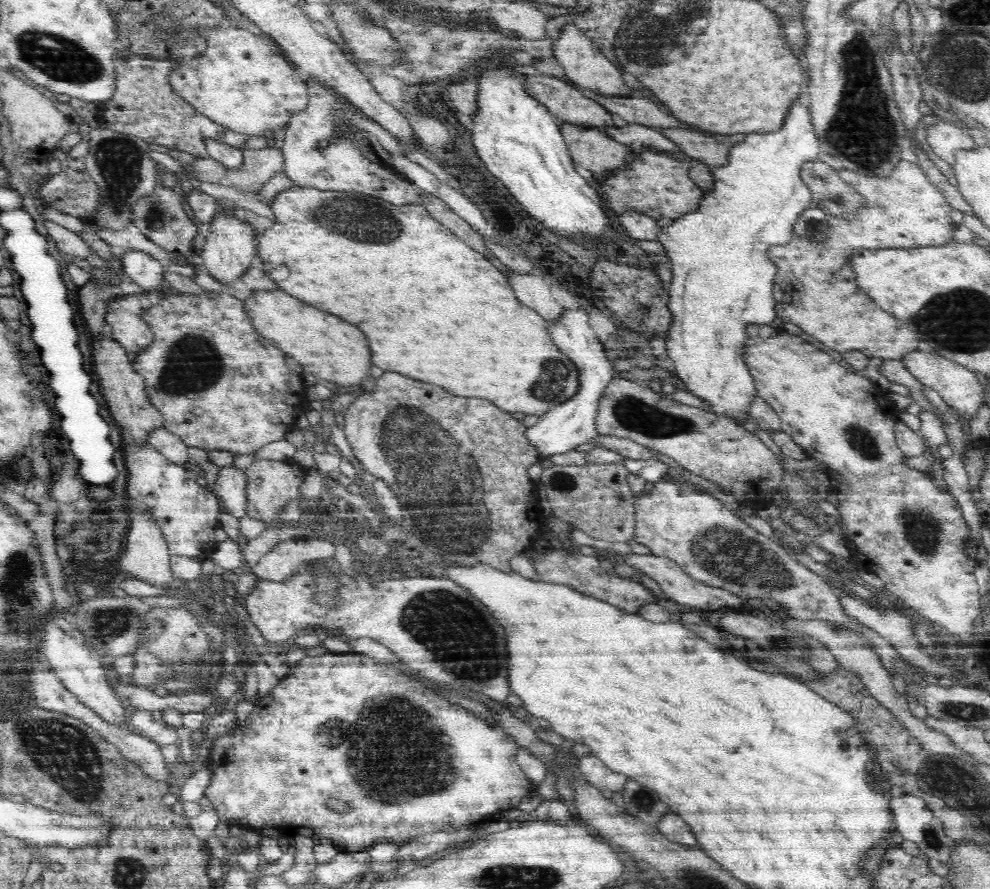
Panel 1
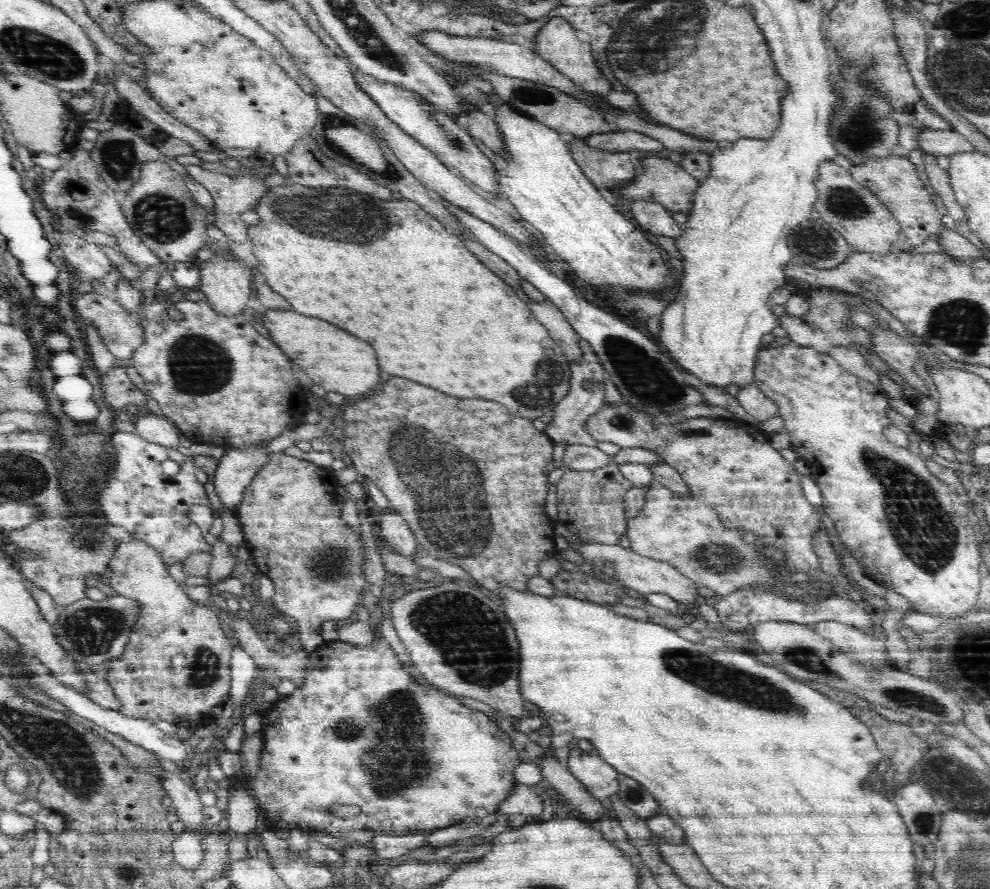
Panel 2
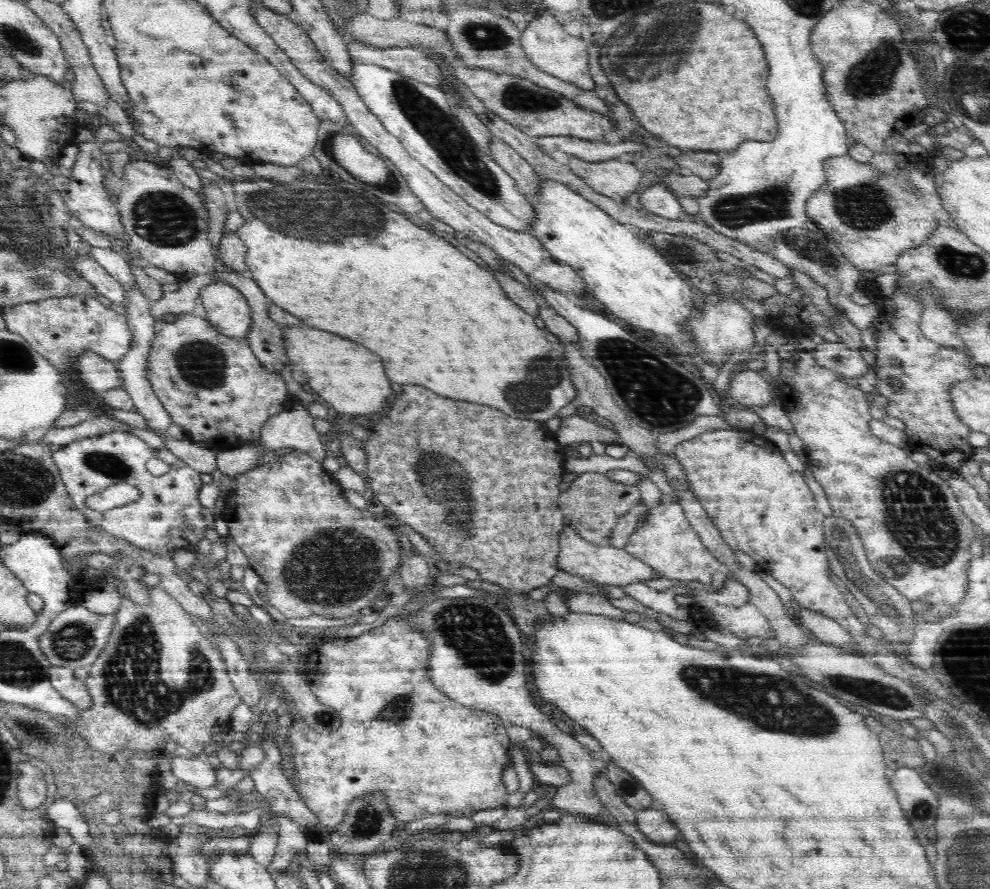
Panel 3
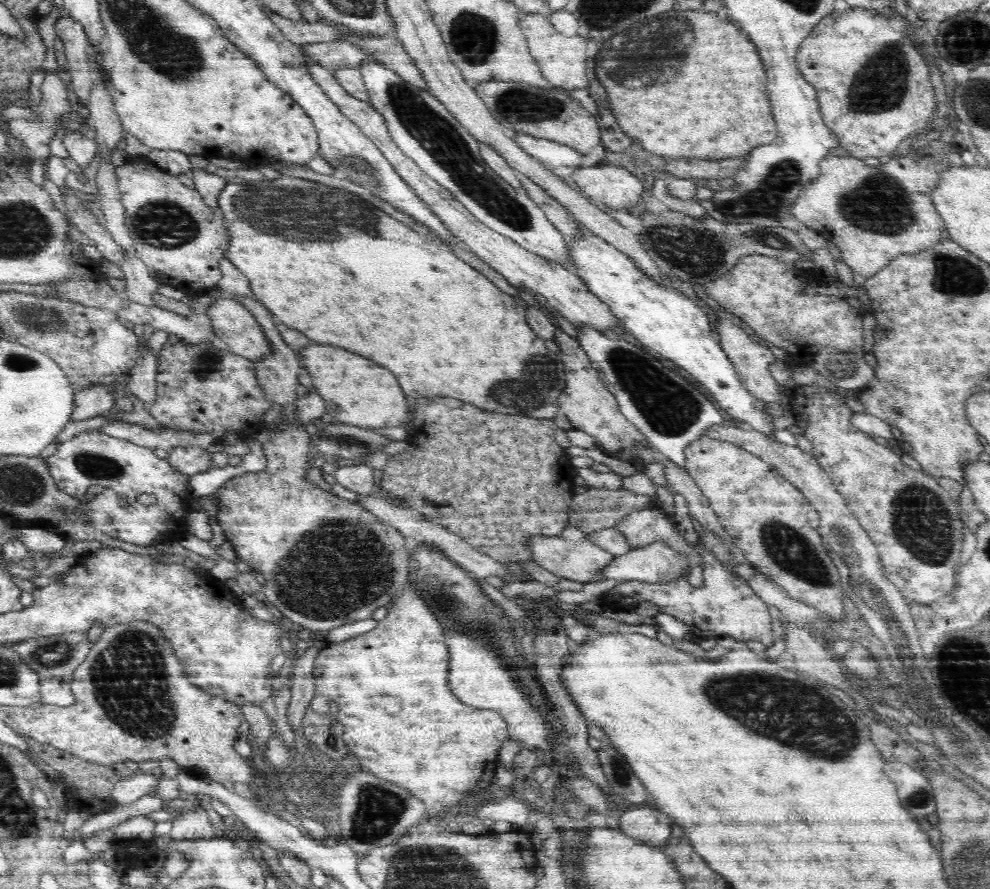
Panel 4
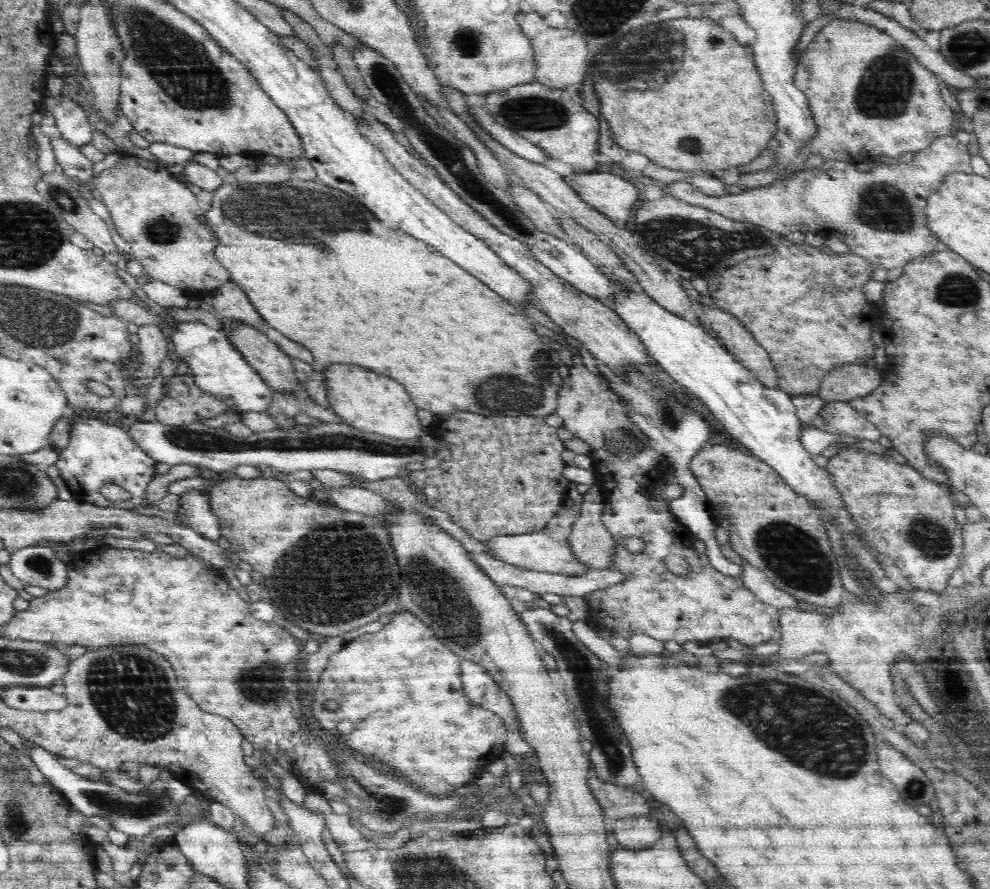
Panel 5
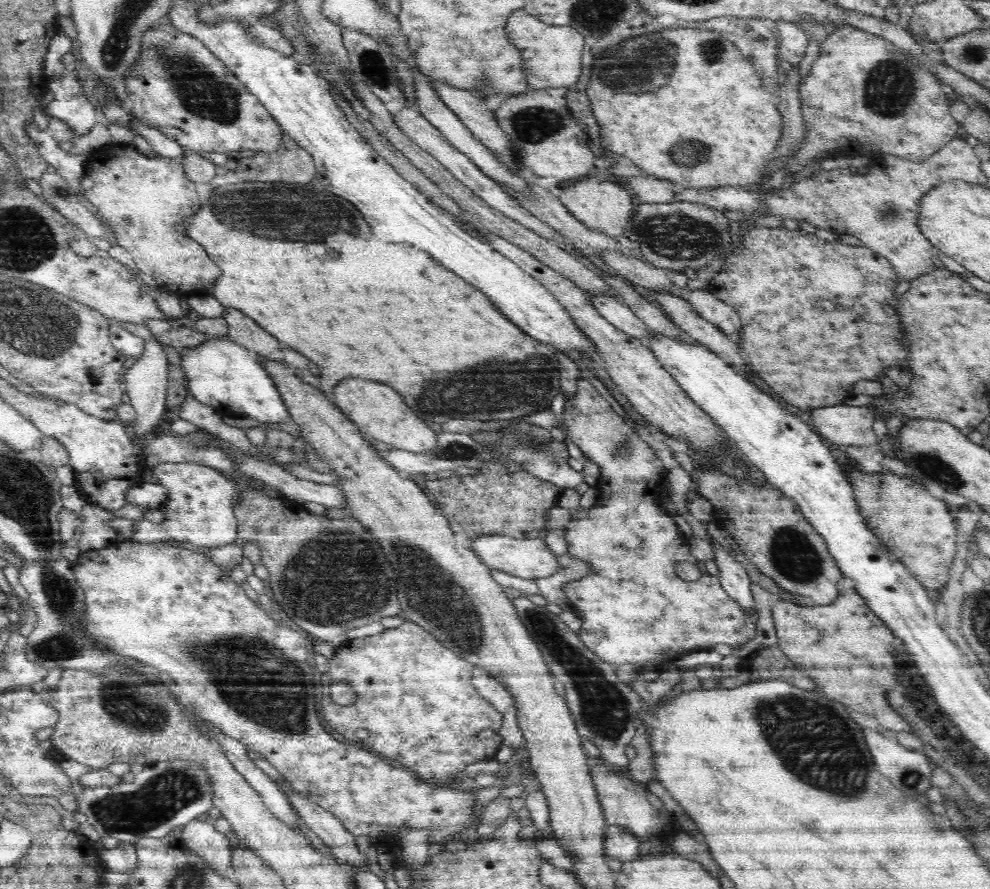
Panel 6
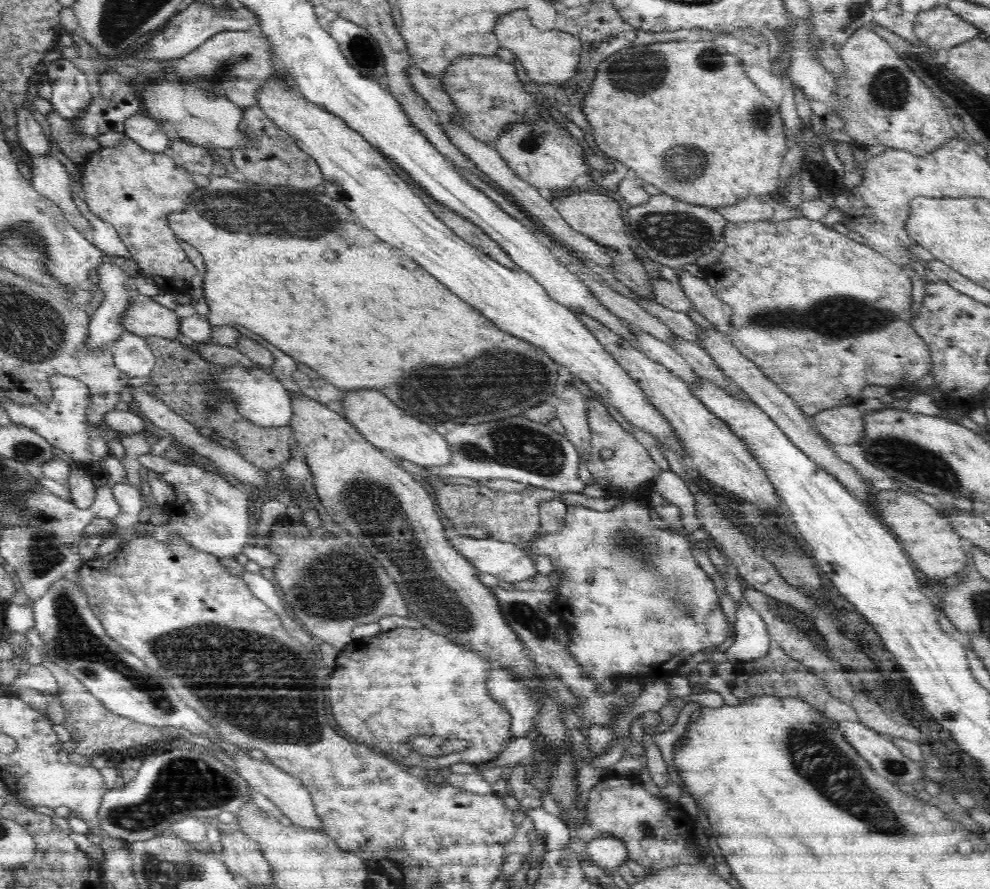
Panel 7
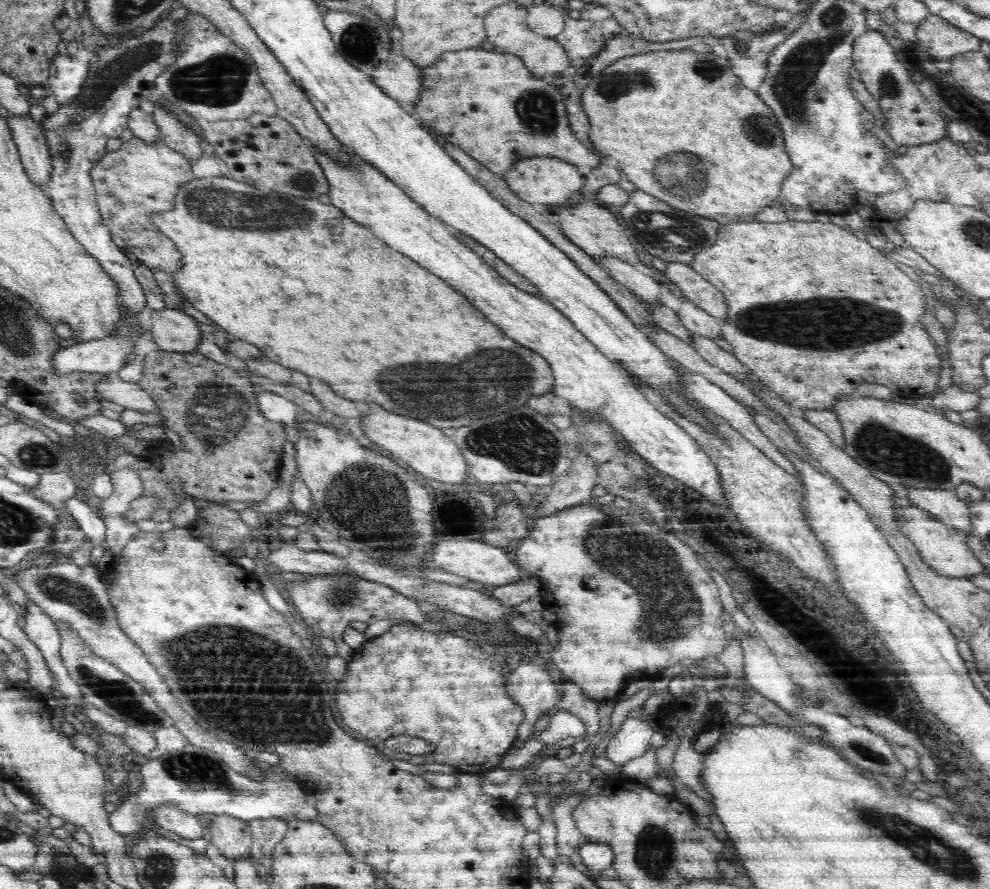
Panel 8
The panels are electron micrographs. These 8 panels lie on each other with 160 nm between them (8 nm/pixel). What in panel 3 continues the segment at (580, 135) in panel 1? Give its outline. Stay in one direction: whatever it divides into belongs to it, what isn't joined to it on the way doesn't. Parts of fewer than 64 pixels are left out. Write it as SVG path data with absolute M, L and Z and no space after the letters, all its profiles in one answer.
M559 150L553 152L552 158L568 166L568 169L575 176L582 178L592 190L609 197L614 194L624 197L636 192L642 179L640 170L632 163L616 159L588 162L586 159L570 156Z

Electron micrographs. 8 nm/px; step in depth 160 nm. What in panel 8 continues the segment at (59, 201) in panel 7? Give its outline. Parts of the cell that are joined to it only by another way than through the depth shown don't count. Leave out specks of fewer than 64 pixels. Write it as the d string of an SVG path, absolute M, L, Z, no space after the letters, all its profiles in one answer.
M9 115L7 125L27 176L38 186L42 186L40 189L44 189L52 172L52 163L41 126L30 115Z

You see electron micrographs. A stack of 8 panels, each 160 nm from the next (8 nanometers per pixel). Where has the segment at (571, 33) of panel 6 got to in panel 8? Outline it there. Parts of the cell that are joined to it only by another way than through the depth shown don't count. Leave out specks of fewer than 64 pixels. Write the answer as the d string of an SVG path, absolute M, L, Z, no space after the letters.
M516 3L492 8L486 14L483 22L487 30L488 41L493 45L496 44L498 48L504 48L504 53L513 54L513 56L520 58L533 76L540 79L545 79L548 74L560 77L571 68L571 60L566 48L556 39L552 40L535 34L527 25L526 17L527 7Z

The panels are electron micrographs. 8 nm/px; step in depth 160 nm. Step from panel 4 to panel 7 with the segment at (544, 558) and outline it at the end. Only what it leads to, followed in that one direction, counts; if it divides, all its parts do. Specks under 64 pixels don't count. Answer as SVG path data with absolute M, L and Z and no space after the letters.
M468 536L450 538L452 547L467 556L478 571L496 576L507 583L521 582L534 578L536 566L530 556L516 548L514 543L500 542L492 538L478 539Z

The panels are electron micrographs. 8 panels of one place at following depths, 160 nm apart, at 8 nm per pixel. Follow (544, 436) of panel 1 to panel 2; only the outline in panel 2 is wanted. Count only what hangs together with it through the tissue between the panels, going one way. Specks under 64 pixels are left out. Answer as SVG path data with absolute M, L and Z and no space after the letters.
M588 341L582 342L580 349L582 349L582 358L578 359L576 364L573 362L570 364L569 393L553 408L553 420L540 426L554 446L562 443L566 445L582 444L584 446L597 446L596 444L598 444L598 440L587 433L586 424L603 406L606 392L603 380L606 377L609 378L609 374L604 370L602 362L599 361L598 355Z

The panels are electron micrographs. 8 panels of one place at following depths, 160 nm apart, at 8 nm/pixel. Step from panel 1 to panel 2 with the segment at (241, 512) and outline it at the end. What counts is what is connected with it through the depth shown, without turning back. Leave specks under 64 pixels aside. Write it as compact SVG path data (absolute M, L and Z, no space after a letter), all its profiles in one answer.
M266 445L258 448L230 449L221 458L216 472L211 476L215 494L223 504L234 510L243 499L250 481L261 466L268 461Z

